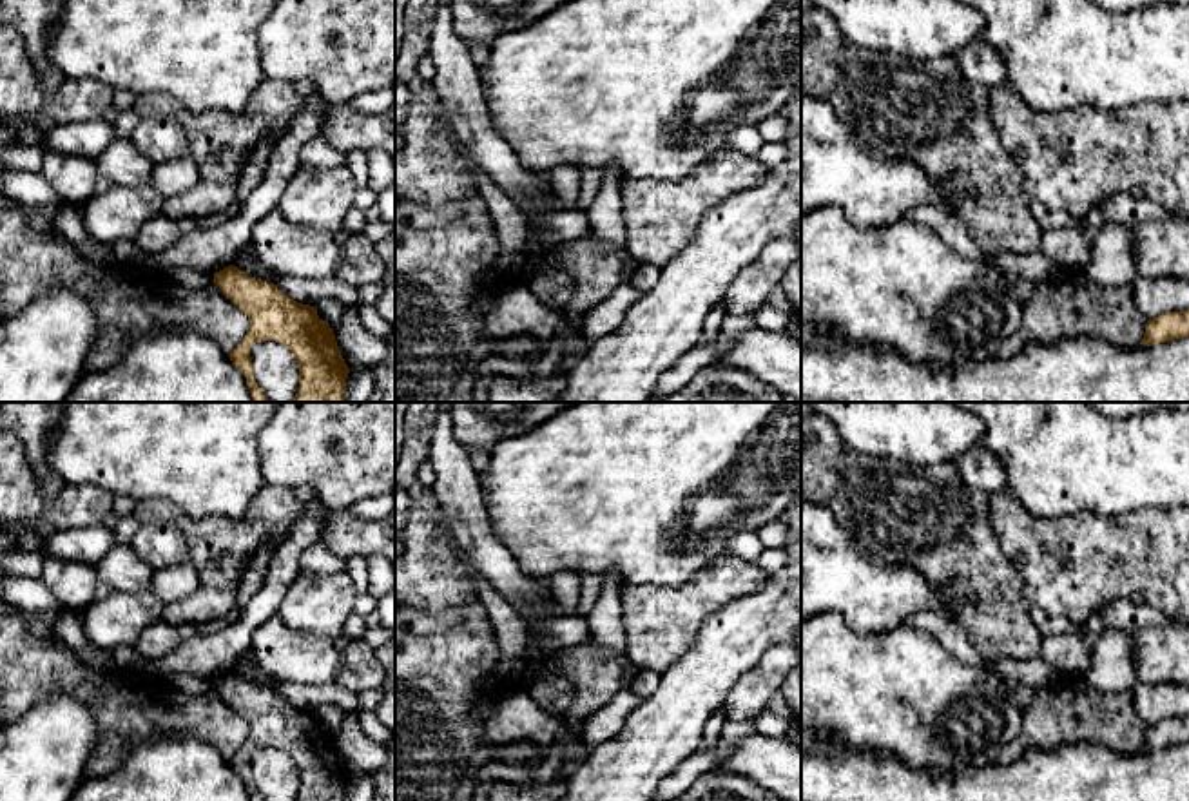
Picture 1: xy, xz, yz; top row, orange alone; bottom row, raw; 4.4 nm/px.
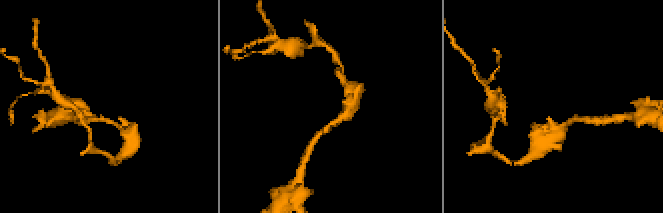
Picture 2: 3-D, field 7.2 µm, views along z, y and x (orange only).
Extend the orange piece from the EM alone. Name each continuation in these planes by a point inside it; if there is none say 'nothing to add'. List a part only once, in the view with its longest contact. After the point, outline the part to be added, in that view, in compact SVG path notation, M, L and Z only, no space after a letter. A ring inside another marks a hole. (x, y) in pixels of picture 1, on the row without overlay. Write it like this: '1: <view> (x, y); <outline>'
nothing to add

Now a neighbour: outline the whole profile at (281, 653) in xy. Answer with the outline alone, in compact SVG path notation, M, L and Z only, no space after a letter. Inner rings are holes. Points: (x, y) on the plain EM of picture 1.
M274 614L250 638L248 651L257 667L277 681L304 685L335 683L348 640L288 629Z

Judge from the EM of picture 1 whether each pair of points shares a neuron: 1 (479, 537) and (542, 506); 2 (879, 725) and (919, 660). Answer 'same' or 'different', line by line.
1: different
2: same

